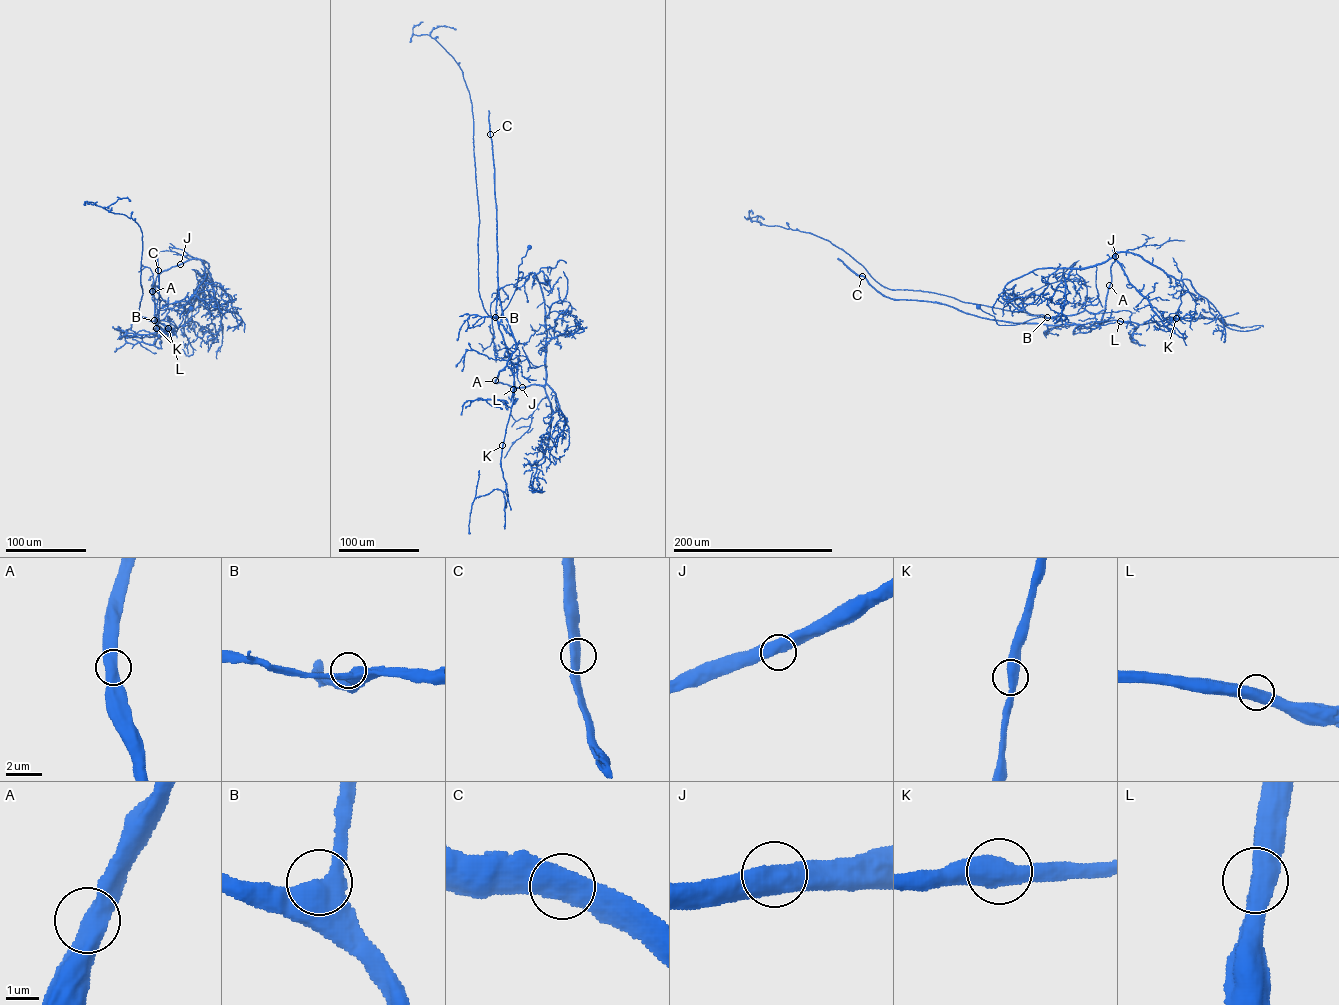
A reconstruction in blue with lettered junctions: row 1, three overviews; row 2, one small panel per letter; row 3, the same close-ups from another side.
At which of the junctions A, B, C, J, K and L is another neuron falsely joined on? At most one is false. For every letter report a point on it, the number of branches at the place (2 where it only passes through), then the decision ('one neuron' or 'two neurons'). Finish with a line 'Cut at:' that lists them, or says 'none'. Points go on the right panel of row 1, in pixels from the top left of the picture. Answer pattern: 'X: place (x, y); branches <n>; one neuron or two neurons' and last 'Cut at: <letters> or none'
A: place (1109, 285); branches 2; one neuron
B: place (1047, 317); branches 2; one neuron
C: place (862, 276); branches 2; one neuron
J: place (1115, 256); branches 2; one neuron
K: place (1176, 318); branches 2; one neuron
L: place (1120, 321); branches 2; two neurons
Cut at: L

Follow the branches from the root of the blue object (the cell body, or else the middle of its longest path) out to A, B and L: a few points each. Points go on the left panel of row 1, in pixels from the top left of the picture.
A: (191, 308), (183, 316), (178, 327), (157, 319), (166, 315), (175, 325), (162, 333), (155, 322), (152, 291)
B: (191, 308), (183, 316), (178, 327), (167, 321), (154, 320)
L: (191, 308), (183, 316), (178, 327), (157, 319), (166, 315), (175, 325), (168, 328)

